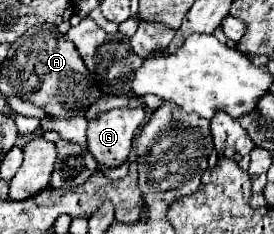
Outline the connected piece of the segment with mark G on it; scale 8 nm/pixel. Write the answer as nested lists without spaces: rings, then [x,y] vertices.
[[[110,109],[88,123],[88,151],[100,165],[118,167],[132,149],[132,139],[144,121],[144,109]]]

